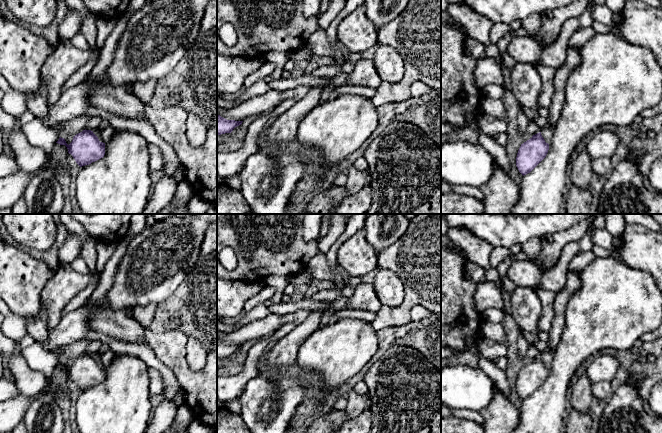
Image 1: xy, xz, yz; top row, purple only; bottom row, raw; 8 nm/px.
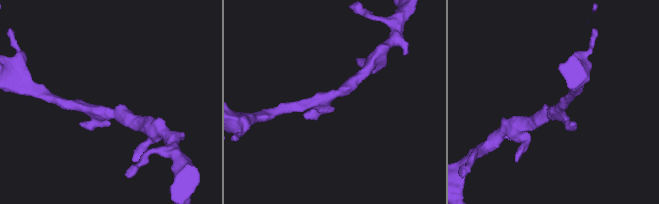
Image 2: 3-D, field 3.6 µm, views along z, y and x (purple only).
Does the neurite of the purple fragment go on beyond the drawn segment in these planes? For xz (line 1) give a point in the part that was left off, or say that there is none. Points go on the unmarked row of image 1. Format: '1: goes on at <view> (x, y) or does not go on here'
1: does not go on here

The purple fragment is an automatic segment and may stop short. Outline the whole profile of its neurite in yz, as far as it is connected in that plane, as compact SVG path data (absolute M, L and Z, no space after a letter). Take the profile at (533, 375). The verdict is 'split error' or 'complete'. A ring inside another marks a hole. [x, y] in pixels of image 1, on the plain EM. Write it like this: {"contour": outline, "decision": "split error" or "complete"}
{"contour": "M541 356L521 368L516 381L519 396L523 400L530 397L546 381L548 374L549 368L545 366Z", "decision": "complete"}

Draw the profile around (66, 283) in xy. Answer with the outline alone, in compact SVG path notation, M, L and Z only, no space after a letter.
M69 264L60 265L54 276L40 293L38 302L46 308L49 330L54 329L63 316L63 308L102 272L98 270L80 274Z

